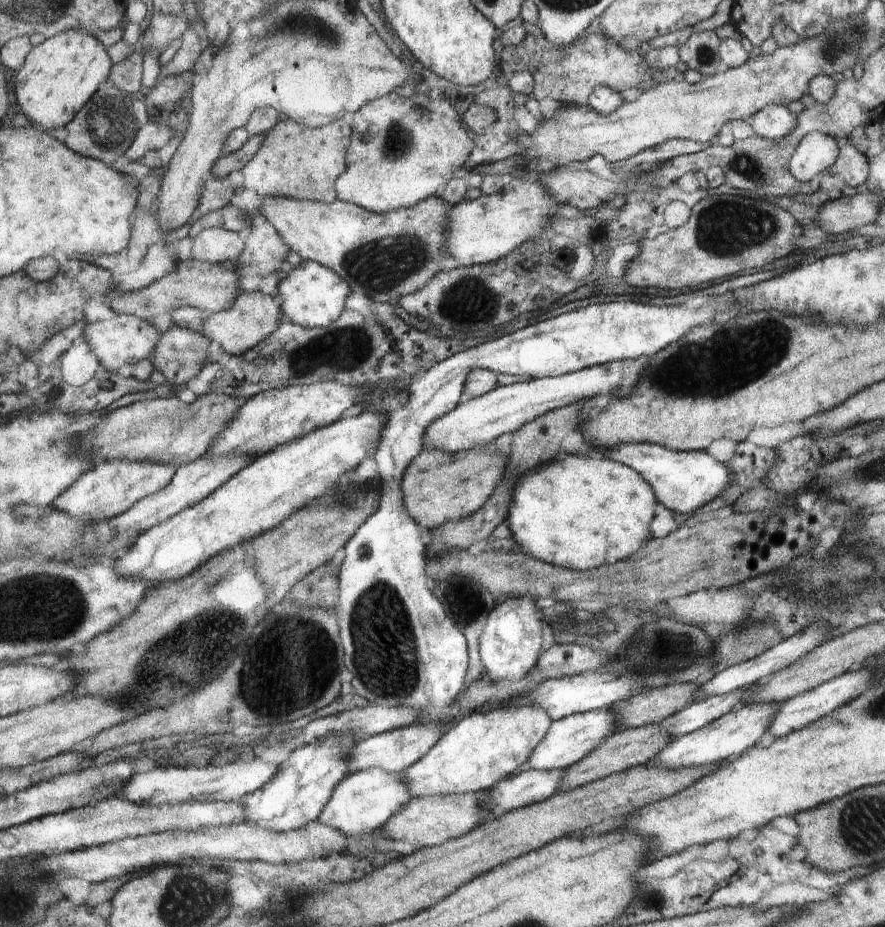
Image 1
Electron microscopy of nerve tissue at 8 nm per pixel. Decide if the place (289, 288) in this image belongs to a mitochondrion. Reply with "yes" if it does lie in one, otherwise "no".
no

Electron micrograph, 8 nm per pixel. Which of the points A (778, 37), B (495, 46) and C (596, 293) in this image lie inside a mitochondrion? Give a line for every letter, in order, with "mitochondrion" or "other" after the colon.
A: other
B: other
C: other

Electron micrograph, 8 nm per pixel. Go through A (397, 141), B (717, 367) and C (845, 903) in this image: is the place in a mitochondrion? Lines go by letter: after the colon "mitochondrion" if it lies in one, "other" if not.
A: mitochondrion
B: mitochondrion
C: other

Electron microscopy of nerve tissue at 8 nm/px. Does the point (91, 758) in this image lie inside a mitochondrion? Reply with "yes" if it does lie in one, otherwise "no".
no

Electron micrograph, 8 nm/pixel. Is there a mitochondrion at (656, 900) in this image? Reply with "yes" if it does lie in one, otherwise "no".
yes

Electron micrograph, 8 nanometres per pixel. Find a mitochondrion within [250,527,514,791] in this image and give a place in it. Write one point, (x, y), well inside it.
(386, 654)

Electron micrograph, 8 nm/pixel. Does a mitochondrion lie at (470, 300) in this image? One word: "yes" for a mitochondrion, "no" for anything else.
yes

